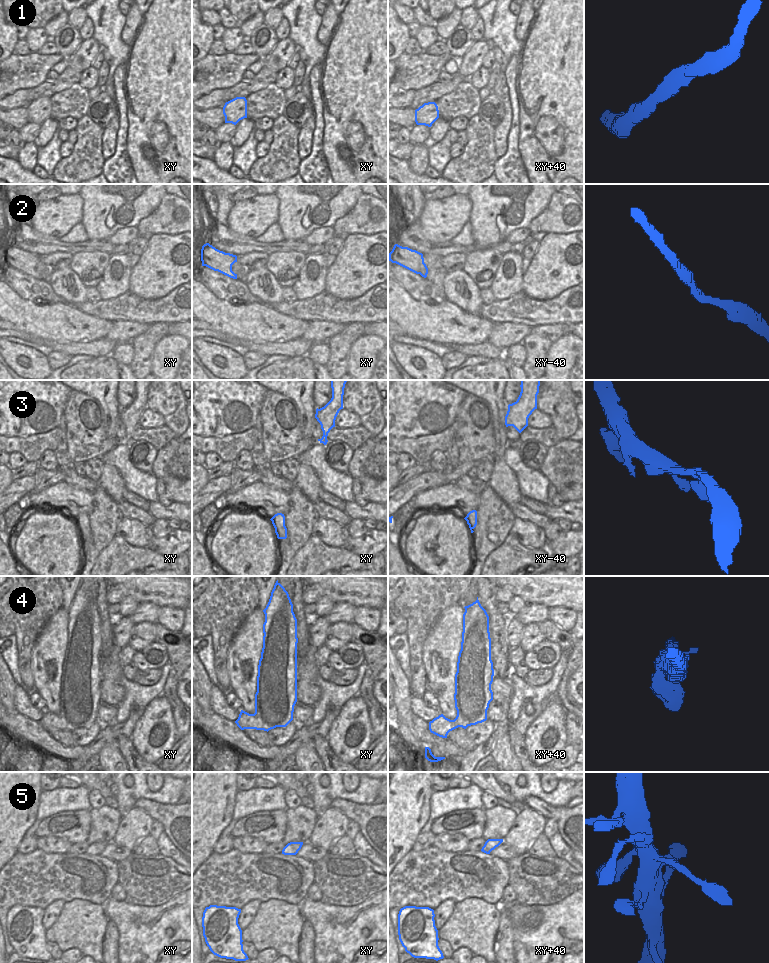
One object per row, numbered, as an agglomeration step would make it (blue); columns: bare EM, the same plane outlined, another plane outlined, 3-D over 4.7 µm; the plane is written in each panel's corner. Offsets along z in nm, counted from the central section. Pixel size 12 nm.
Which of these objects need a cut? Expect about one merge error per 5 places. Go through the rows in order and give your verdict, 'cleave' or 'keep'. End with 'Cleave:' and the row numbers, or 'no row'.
1: keep
2: keep
3: keep
4: keep
5: keep
Cleave: no row

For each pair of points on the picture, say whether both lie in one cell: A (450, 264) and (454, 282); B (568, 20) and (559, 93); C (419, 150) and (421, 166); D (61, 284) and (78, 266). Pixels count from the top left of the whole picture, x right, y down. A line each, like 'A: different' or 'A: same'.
A: different
B: same
C: same
D: different

